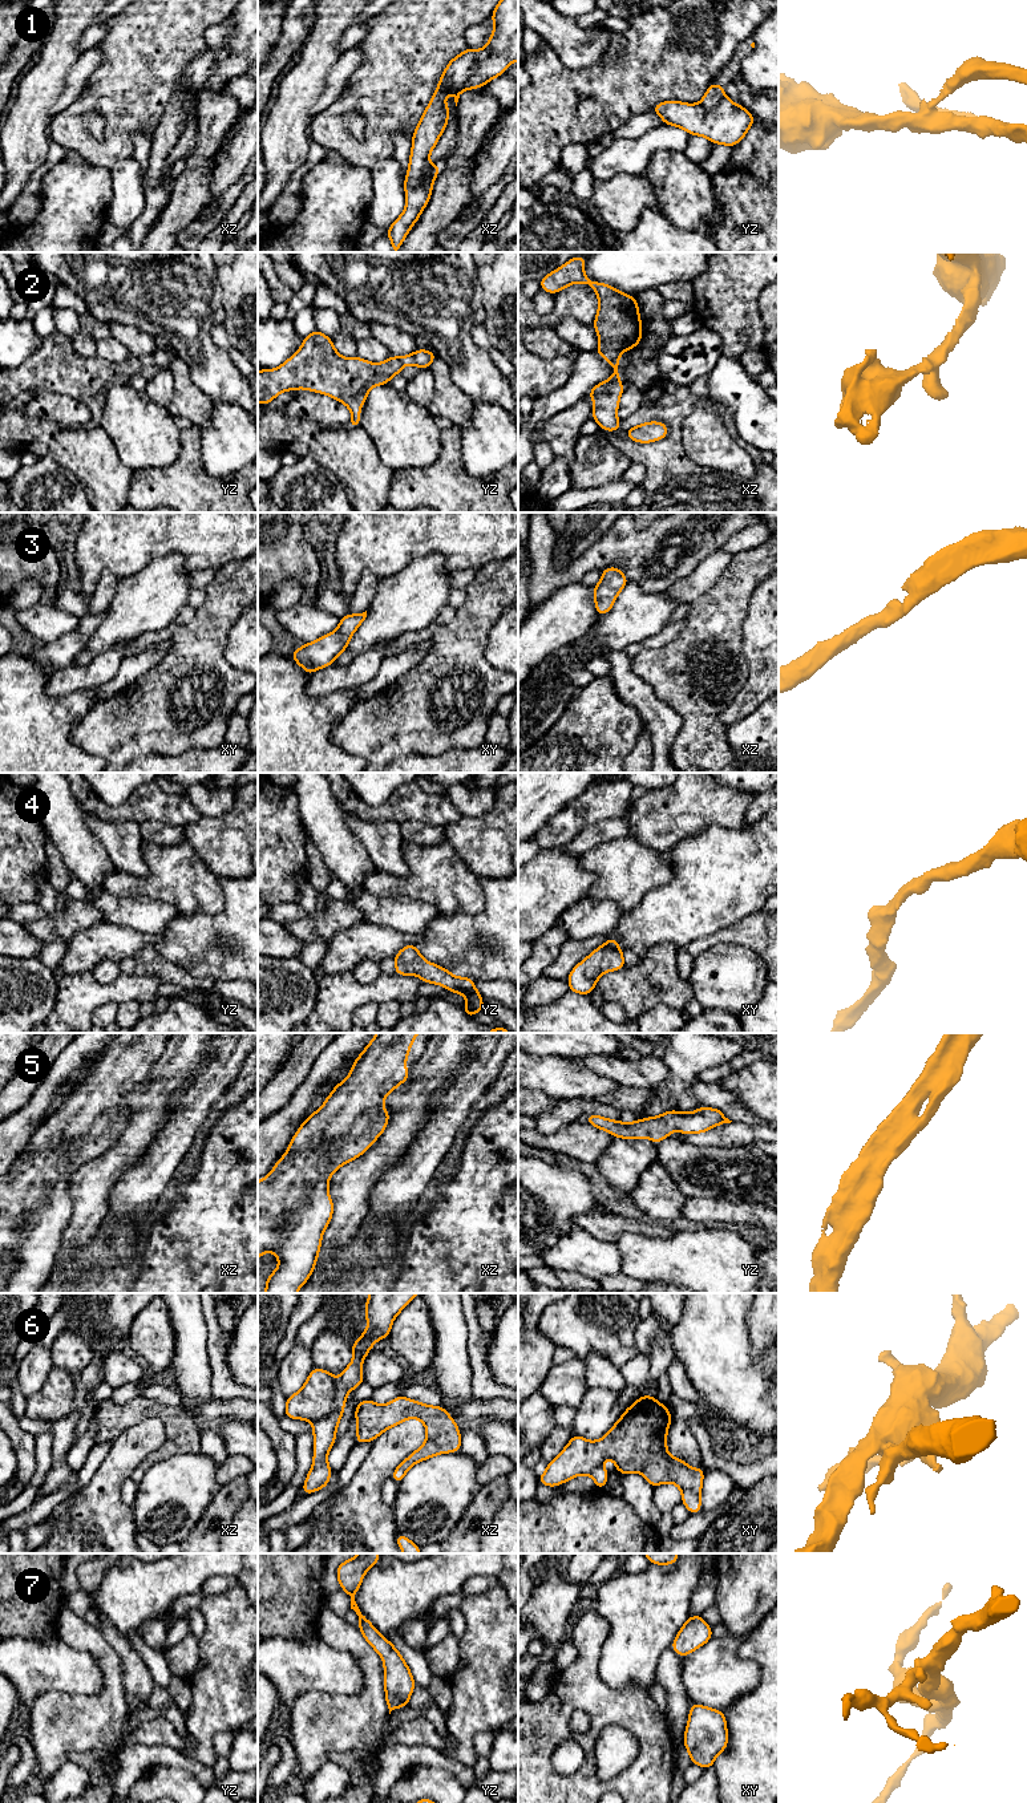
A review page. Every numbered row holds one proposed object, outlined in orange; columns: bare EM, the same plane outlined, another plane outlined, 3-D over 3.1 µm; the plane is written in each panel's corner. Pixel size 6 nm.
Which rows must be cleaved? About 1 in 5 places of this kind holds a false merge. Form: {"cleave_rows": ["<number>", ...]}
{"cleave_rows": ["1", "6"]}

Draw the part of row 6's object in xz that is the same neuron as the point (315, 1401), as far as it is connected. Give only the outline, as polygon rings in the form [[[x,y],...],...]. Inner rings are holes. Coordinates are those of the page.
[[[314,1368],[303,1387],[286,1398],[284,1415],[290,1419],[306,1419],[314,1423],[333,1411],[335,1399],[335,1375],[320,1368]]]

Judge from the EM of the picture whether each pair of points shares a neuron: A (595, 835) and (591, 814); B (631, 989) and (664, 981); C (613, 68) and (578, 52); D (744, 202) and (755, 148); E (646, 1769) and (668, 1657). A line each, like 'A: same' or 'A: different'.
A: different
B: same
C: different
D: same
E: different

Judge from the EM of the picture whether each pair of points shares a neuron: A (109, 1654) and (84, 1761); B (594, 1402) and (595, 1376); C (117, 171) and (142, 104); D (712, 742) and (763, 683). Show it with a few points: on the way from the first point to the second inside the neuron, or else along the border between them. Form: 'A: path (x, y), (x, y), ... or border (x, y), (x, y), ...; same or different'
A: border (109, 1753), (105, 1750), (79, 1751), (73, 1759); different
B: border (589, 1386), (615, 1390), (618, 1393); different
C: border (130, 156), (120, 159), (109, 170); different
D: border (735, 697), (720, 714), (720, 722), (726, 728); different

